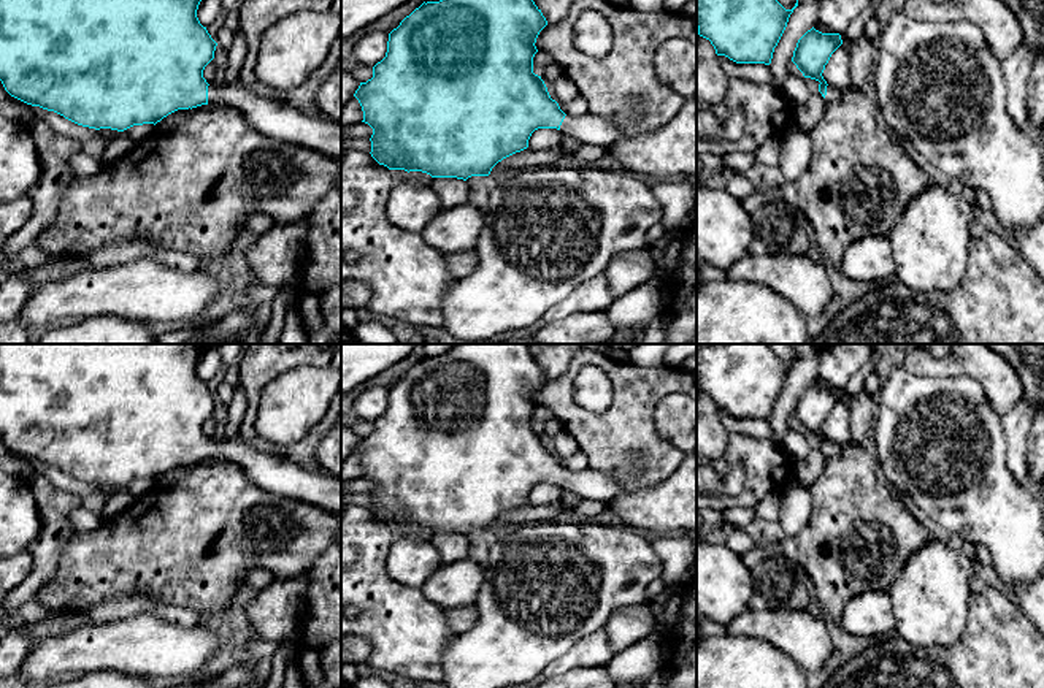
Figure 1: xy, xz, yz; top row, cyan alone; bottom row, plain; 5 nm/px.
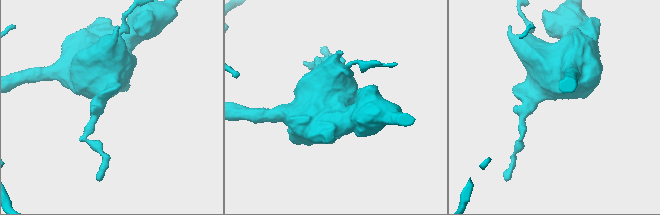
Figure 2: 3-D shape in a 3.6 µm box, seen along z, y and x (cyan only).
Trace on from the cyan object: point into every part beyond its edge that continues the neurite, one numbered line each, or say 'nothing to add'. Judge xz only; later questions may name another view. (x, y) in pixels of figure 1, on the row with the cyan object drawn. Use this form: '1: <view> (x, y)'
1: xz (591, 129)

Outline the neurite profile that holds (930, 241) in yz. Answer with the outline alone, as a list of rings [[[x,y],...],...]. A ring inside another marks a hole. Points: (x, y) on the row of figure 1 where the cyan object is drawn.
[[[933,184],[915,197],[889,235],[895,276],[915,292],[949,292],[960,285],[973,239],[950,190]]]

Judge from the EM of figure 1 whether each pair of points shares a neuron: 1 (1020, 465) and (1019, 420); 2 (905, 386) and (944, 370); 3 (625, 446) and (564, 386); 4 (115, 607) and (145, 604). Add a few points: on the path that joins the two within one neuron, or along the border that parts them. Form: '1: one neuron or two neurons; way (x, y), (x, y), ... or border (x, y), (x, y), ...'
1: one neuron; way (1017, 454), (1017, 431)
2: two neurons; border (901, 363), (917, 376), (962, 376)
3: one neuron; way (606, 439), (594, 433), (565, 405)
4: one neuron; way (122, 607), (137, 604)

